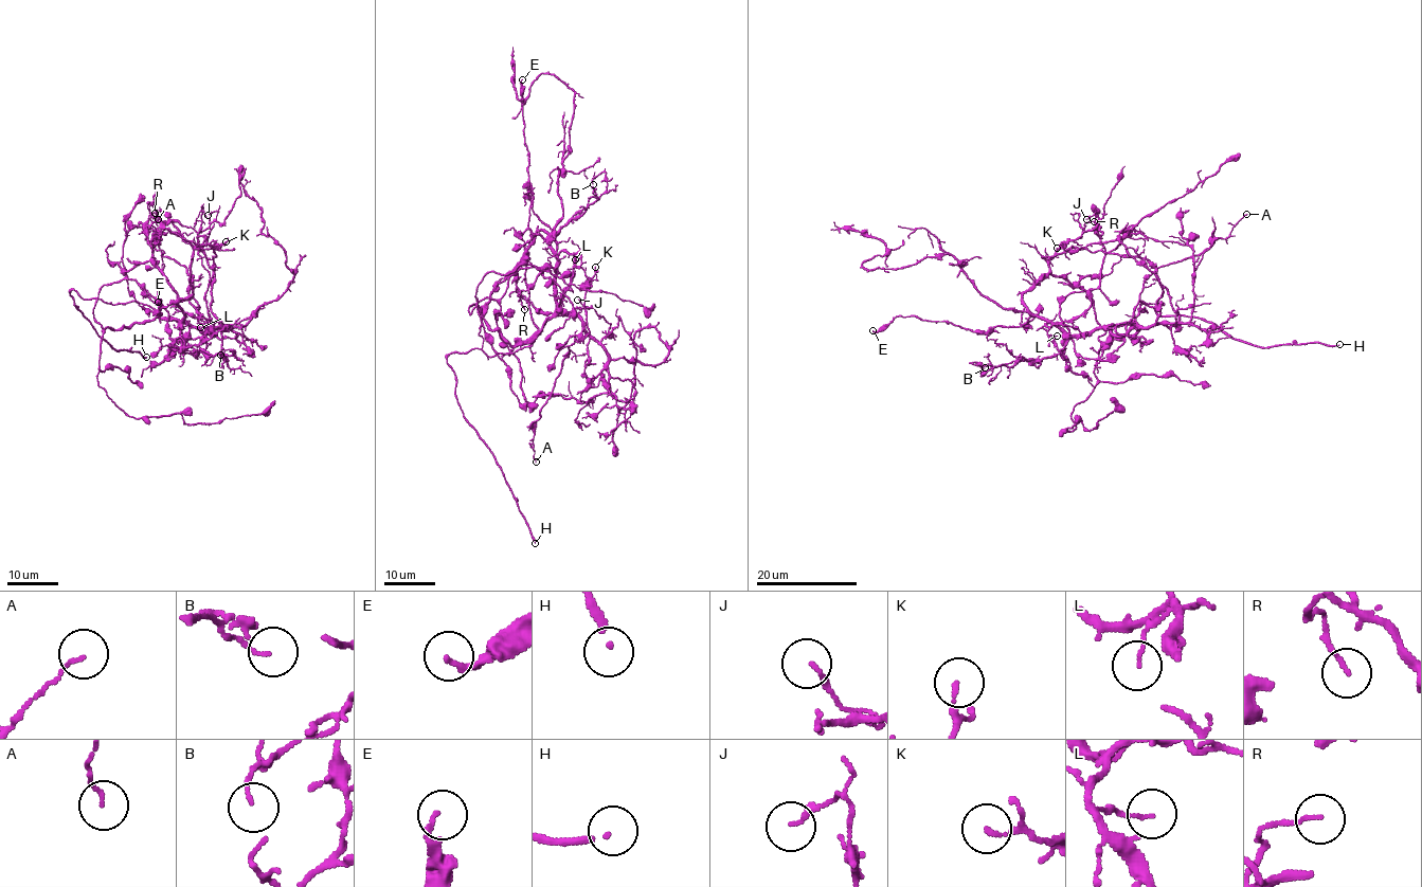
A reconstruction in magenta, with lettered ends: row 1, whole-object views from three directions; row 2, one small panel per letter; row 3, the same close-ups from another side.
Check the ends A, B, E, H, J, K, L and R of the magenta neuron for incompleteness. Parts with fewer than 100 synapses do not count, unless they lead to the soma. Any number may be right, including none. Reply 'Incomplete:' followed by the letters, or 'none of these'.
Incomplete: H

